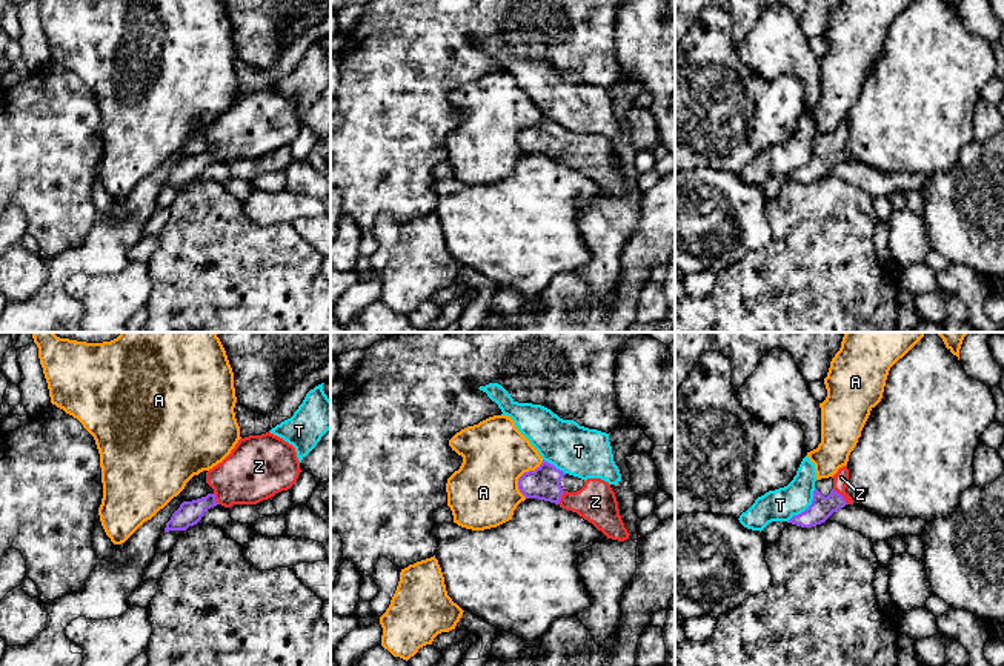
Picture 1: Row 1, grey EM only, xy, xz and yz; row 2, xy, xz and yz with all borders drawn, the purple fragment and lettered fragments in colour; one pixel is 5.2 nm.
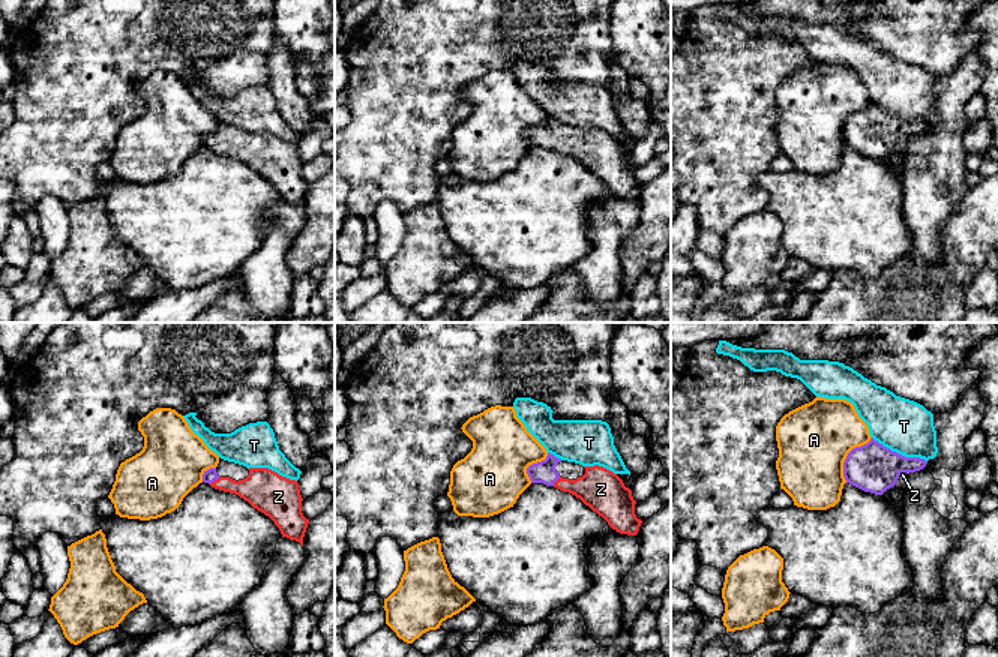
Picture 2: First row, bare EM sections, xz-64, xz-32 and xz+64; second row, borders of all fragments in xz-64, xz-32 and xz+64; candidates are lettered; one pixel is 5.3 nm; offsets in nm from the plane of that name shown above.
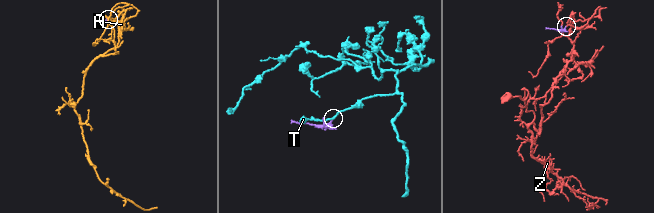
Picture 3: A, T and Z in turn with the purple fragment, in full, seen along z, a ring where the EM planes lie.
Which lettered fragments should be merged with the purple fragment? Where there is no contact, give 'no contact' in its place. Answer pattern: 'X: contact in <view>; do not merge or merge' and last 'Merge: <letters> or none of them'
A: contact in xz; do not merge
T: contact in yz; do not merge
Z: contact in yz; merge
Merge: Z

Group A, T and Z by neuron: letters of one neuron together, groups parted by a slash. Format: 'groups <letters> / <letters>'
groups A / T / Z

